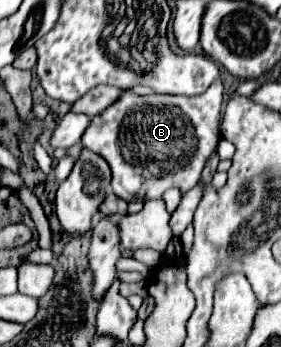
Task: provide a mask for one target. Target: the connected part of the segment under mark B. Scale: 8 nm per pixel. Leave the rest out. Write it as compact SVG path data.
M220 79L200 95L146 95L140 97L132 91L124 91L106 111L90 119L86 133L82 135L82 145L98 155L102 155L112 169L112 189L116 197L126 203L148 201L152 197L162 197L170 187L178 187L182 193L192 189L202 173L204 163L214 153L218 145L218 117L222 105L222 83Z

